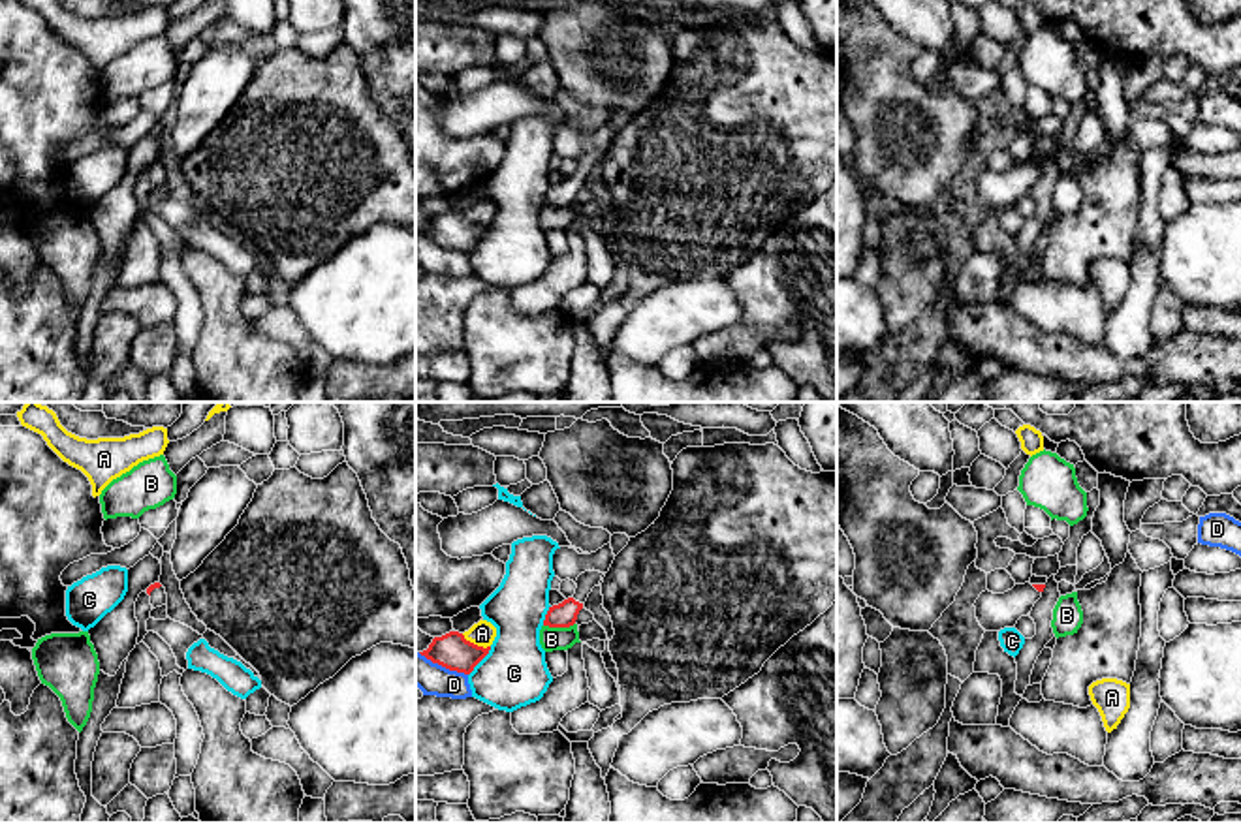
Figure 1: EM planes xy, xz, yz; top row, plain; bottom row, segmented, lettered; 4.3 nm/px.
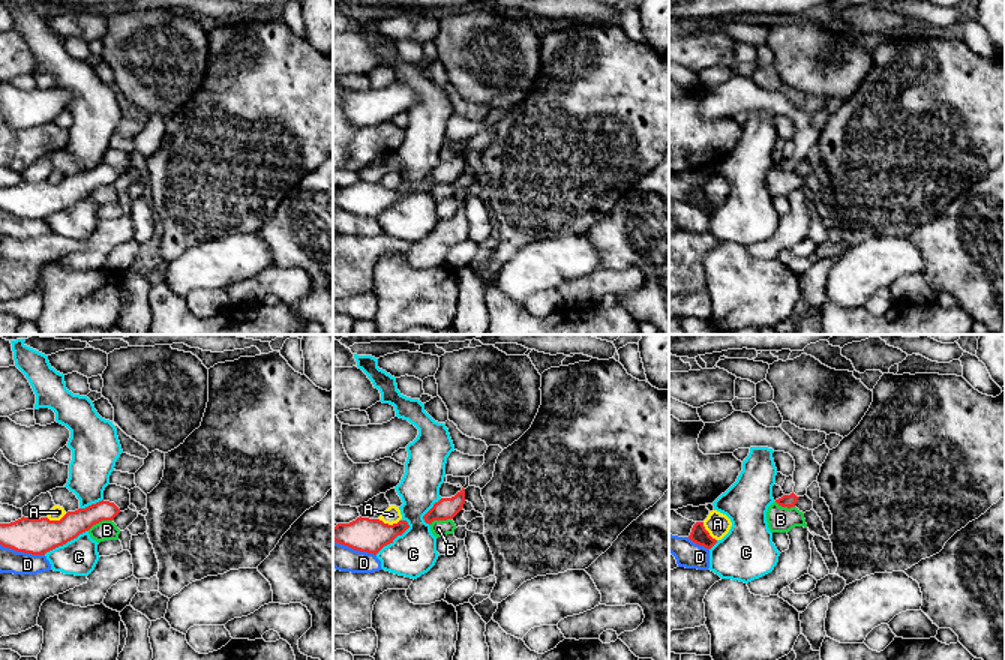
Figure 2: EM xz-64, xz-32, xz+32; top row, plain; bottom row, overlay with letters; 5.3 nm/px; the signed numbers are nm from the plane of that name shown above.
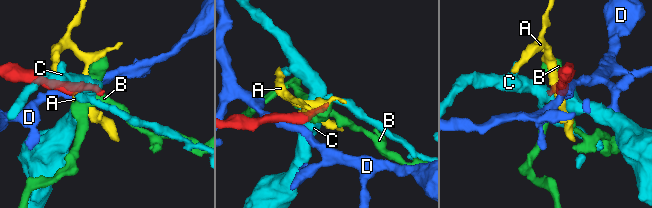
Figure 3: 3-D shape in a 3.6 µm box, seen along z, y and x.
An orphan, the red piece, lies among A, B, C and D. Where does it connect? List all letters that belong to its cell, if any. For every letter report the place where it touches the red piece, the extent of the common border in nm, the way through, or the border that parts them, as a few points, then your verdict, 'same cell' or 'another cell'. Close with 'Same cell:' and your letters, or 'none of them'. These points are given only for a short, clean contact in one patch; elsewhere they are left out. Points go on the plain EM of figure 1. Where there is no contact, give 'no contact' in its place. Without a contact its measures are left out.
A: contact xz (476, 224); length 140 nm; border xz (461, 213), (478, 224), (489, 226); another cell
B: contact xz (559, 205); length 140 nm; border xz (574, 201), (568, 205), (544, 205); another cell
C: contact xz (480, 239); length 160 nm; border xz (491, 226), (469, 254); another cell
D: contact xz (442, 245); length 240 nm; another cell
Same cell: none of them

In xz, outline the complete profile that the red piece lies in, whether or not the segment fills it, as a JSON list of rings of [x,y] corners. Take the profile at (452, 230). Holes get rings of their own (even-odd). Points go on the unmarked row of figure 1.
[[[449,210],[434,216],[429,227],[419,233],[449,250],[470,254],[489,229],[491,225],[478,225],[466,220],[463,212]]]

